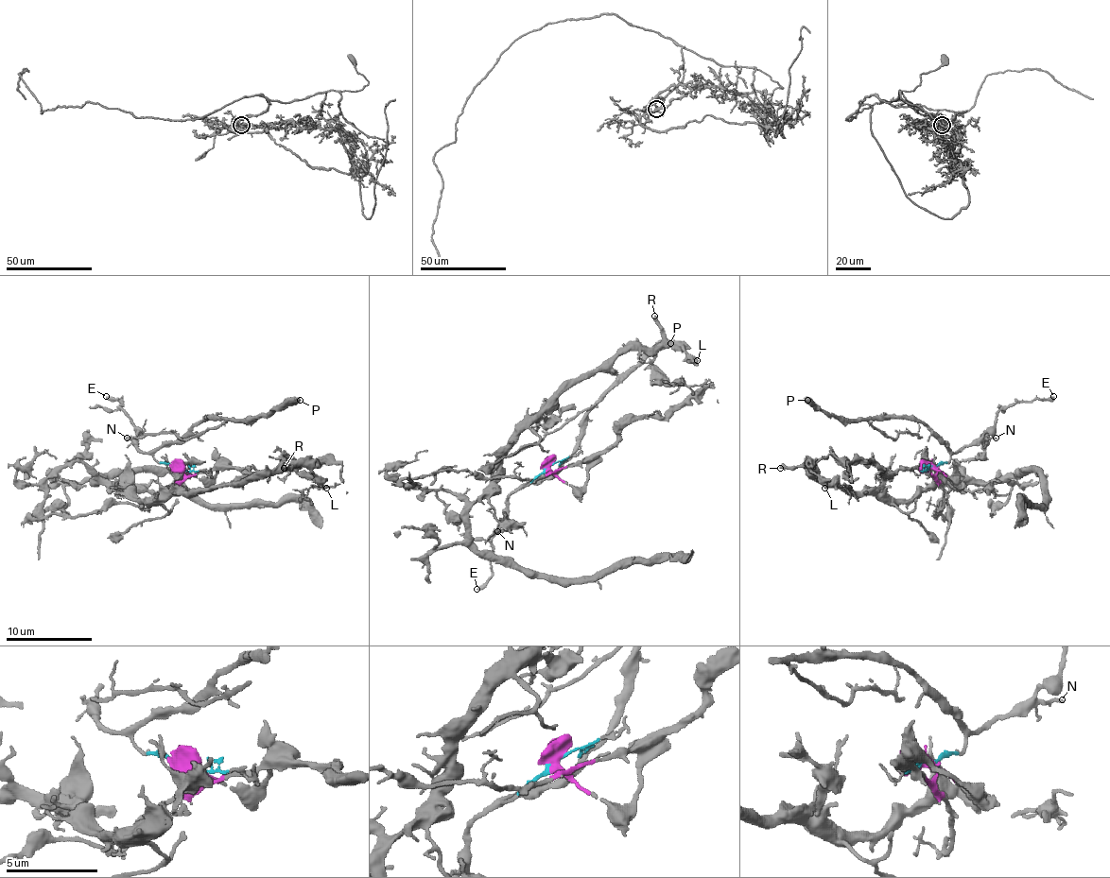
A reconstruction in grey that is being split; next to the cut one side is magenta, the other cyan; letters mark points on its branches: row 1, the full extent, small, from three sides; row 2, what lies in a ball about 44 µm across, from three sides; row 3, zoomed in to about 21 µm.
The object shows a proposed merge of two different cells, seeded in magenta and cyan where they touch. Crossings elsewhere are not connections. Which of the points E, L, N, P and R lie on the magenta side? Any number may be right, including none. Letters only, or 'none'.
L, R

